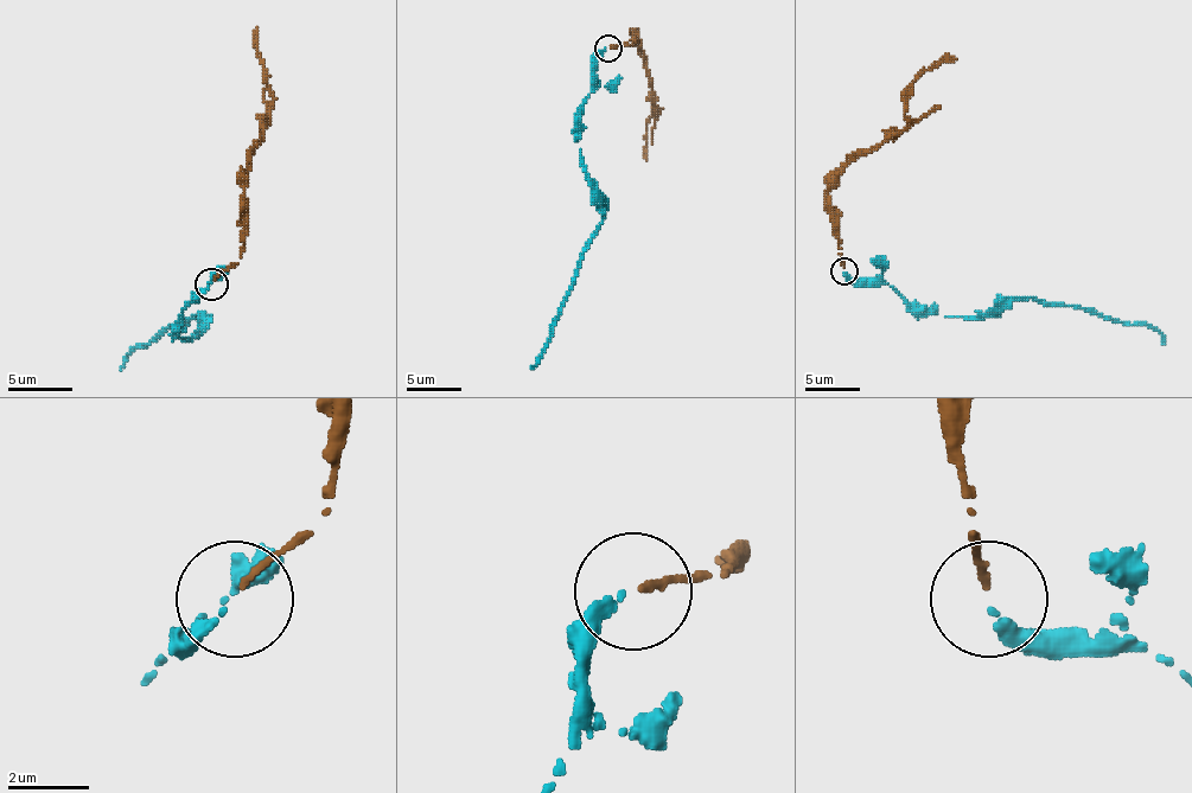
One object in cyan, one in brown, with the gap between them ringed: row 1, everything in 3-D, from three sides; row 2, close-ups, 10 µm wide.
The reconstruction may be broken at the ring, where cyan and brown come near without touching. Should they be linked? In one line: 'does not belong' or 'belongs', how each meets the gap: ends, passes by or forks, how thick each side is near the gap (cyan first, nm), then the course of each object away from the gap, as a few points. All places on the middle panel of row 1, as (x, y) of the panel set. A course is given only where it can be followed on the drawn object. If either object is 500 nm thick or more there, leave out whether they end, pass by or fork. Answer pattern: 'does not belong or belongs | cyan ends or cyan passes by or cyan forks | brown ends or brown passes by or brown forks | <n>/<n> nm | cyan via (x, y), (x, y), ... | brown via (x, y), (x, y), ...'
belongs | cyan ends | brown ends | 240/160 nm | cyan via (605, 48), (597, 59), (575, 141), (603, 223), (580, 258), (544, 352), (531, 369) | brown via (611, 48), (632, 45), (635, 31), (657, 110), (660, 108), (655, 110), (647, 130), (647, 160)

